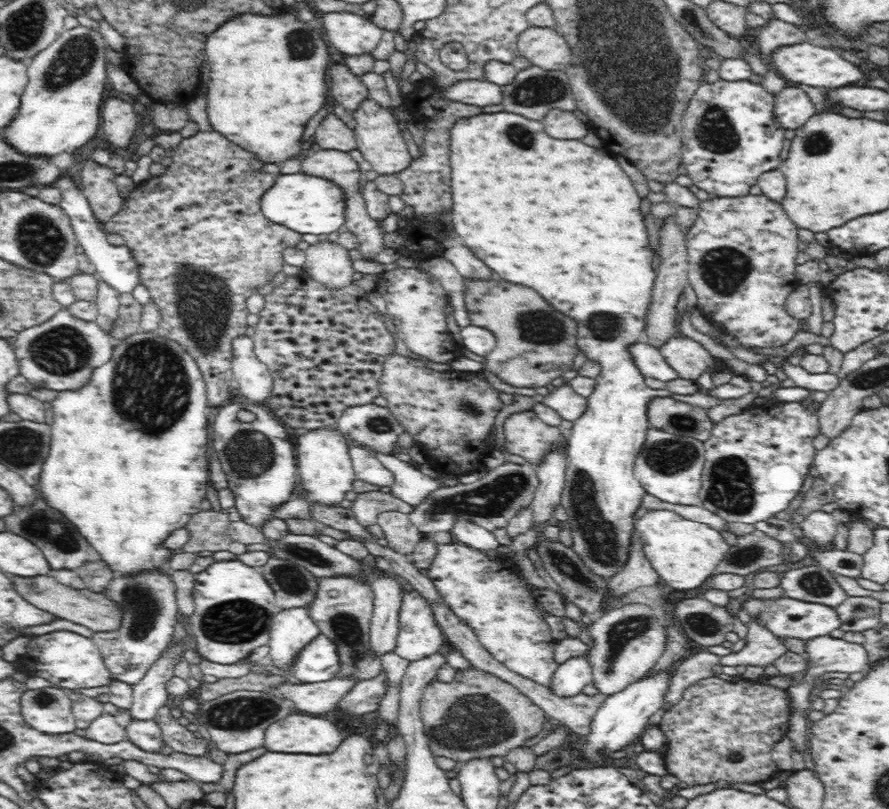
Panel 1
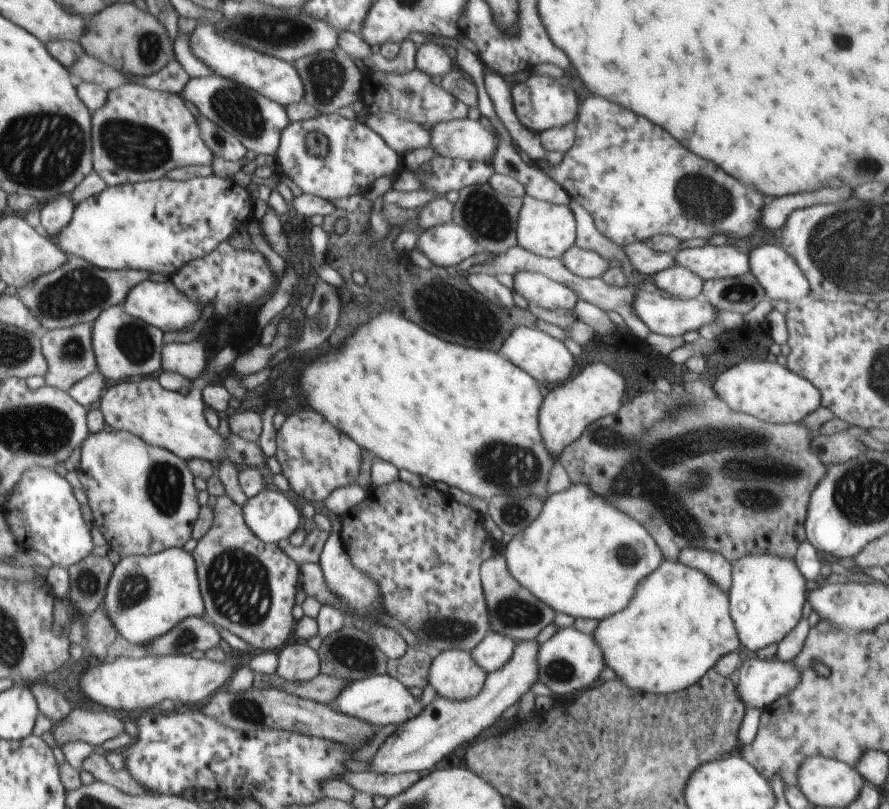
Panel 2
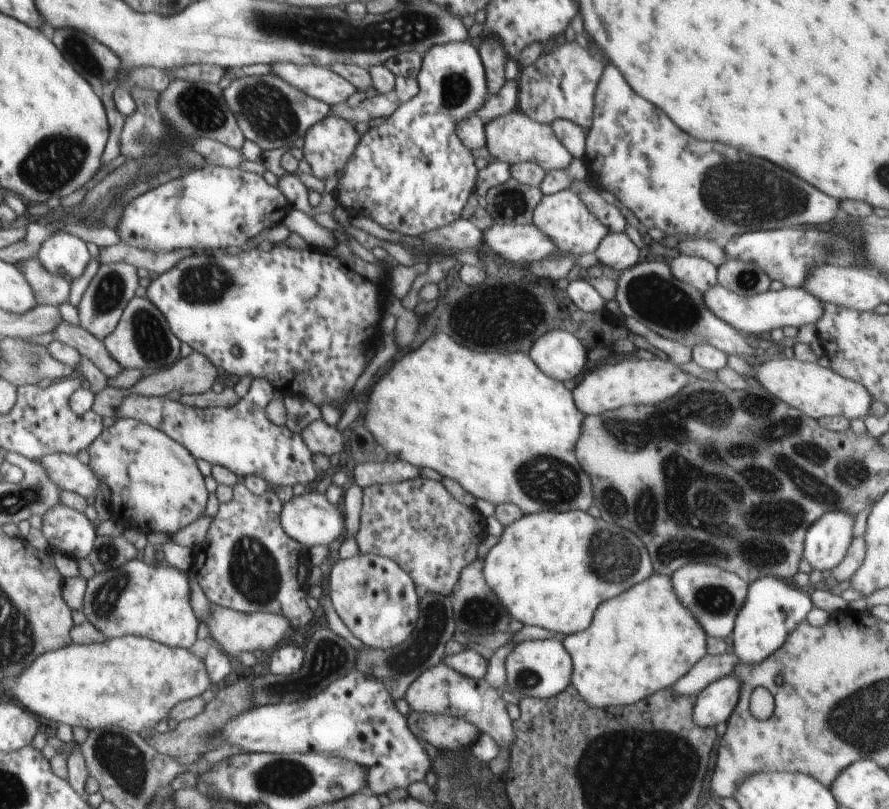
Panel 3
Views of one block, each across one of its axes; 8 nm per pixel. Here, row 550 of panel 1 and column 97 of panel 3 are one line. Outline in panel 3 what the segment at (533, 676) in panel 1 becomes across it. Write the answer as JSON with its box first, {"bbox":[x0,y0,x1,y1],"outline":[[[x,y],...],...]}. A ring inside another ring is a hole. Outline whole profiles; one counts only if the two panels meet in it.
{"bbox":[87,419,209,542],"outline":[[[118,419],[112,426],[103,427],[103,431],[87,446],[87,450],[90,468],[99,482],[108,486],[110,513],[123,525],[124,530],[137,528],[146,535],[162,532],[169,536],[168,542],[171,542],[173,534],[194,523],[207,510],[209,493],[204,486],[204,476],[196,466],[196,458],[185,445],[178,444],[166,433],[134,419]]]}

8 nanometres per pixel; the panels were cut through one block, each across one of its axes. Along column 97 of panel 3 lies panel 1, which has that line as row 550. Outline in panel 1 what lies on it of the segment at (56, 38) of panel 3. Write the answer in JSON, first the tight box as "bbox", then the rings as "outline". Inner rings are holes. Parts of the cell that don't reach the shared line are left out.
{"bbox":[3,491,90,570],"outline":[[[39,491],[32,506],[14,505],[12,514],[4,517],[3,520],[8,531],[34,543],[43,552],[51,570],[77,570],[84,562],[90,561],[88,542],[76,532],[76,528],[68,520],[62,518],[60,512],[46,506],[46,502],[40,498]]]}

